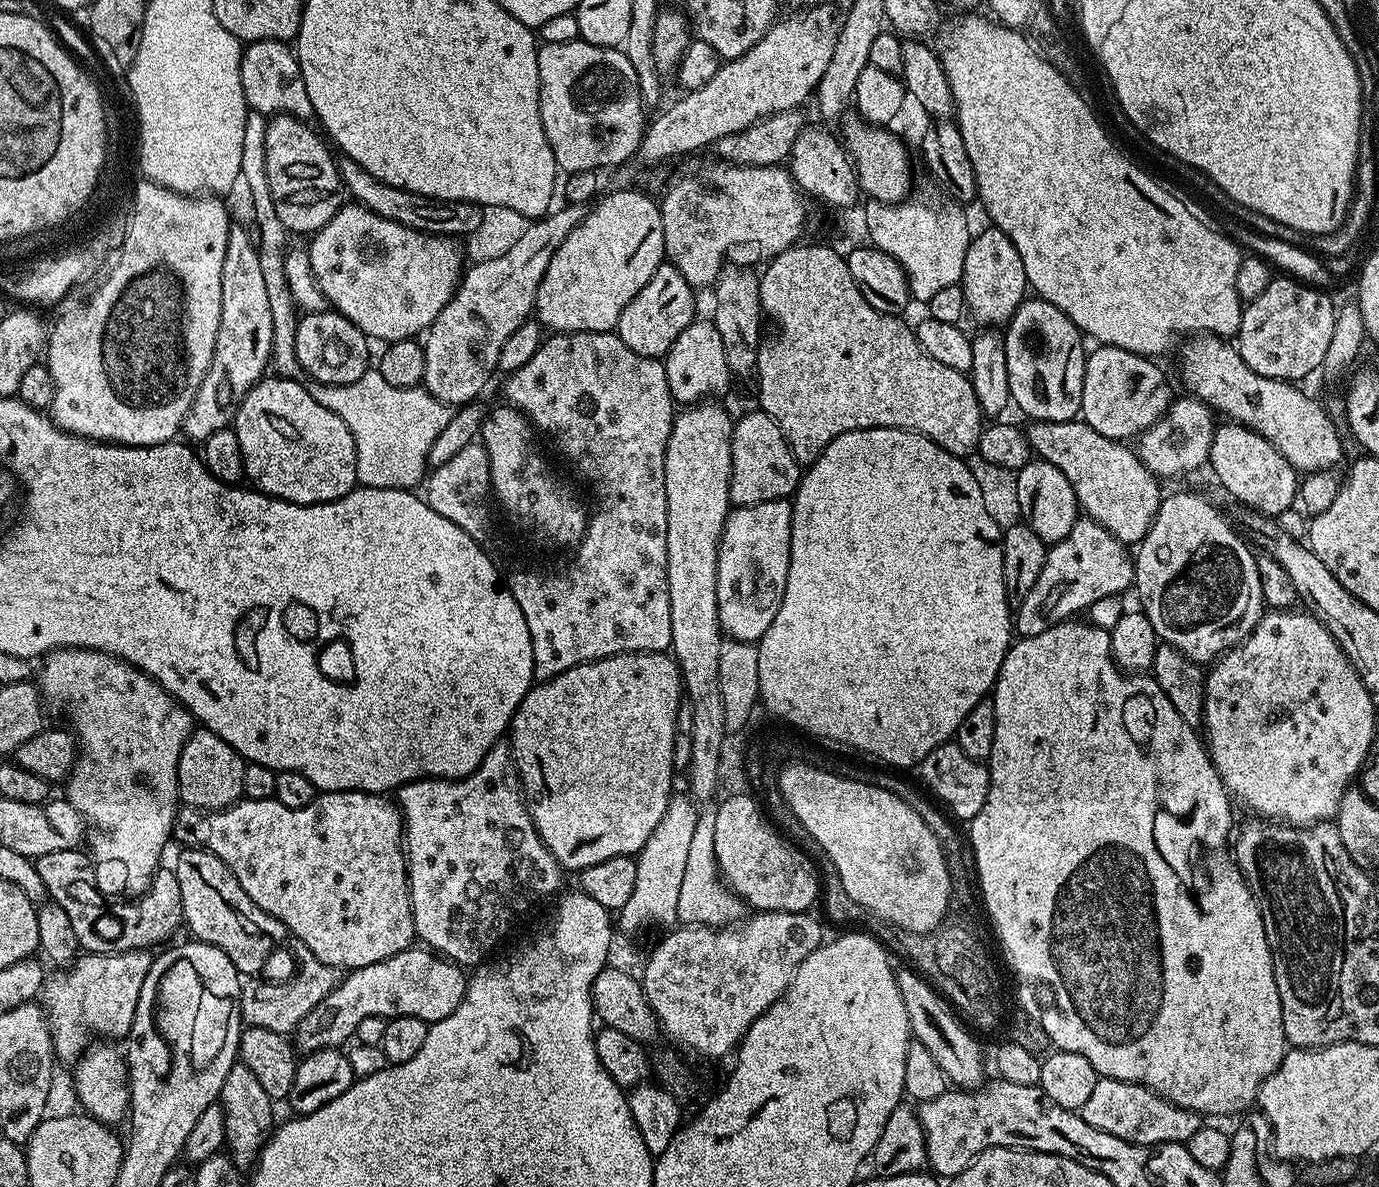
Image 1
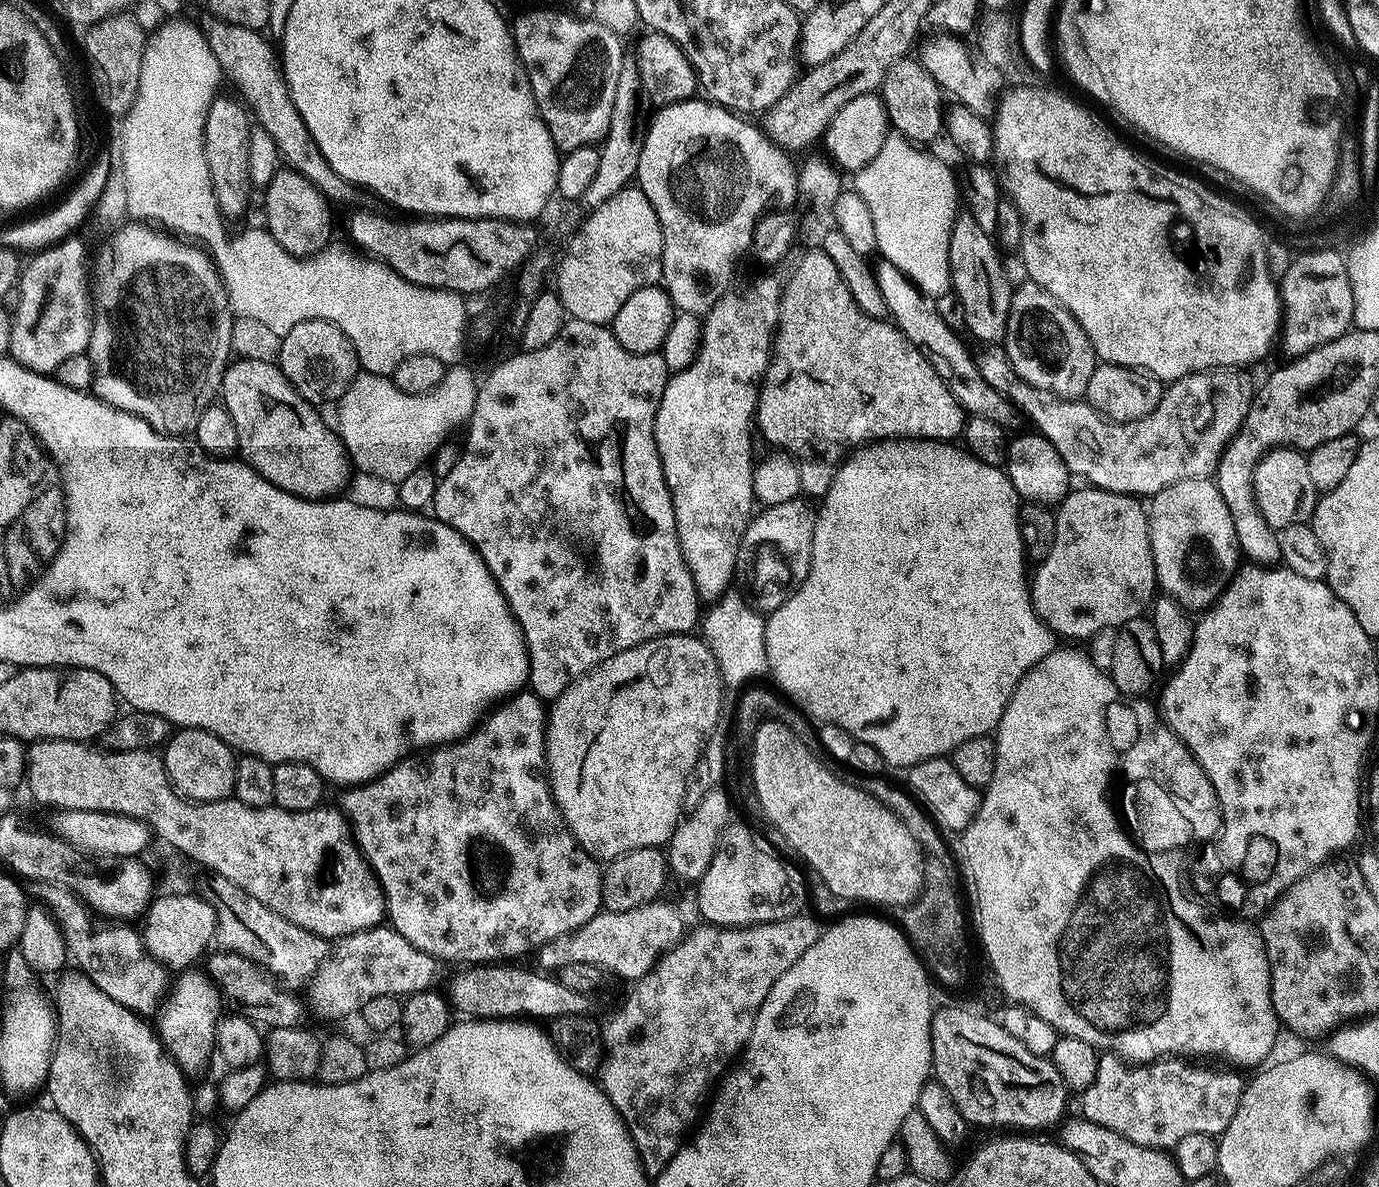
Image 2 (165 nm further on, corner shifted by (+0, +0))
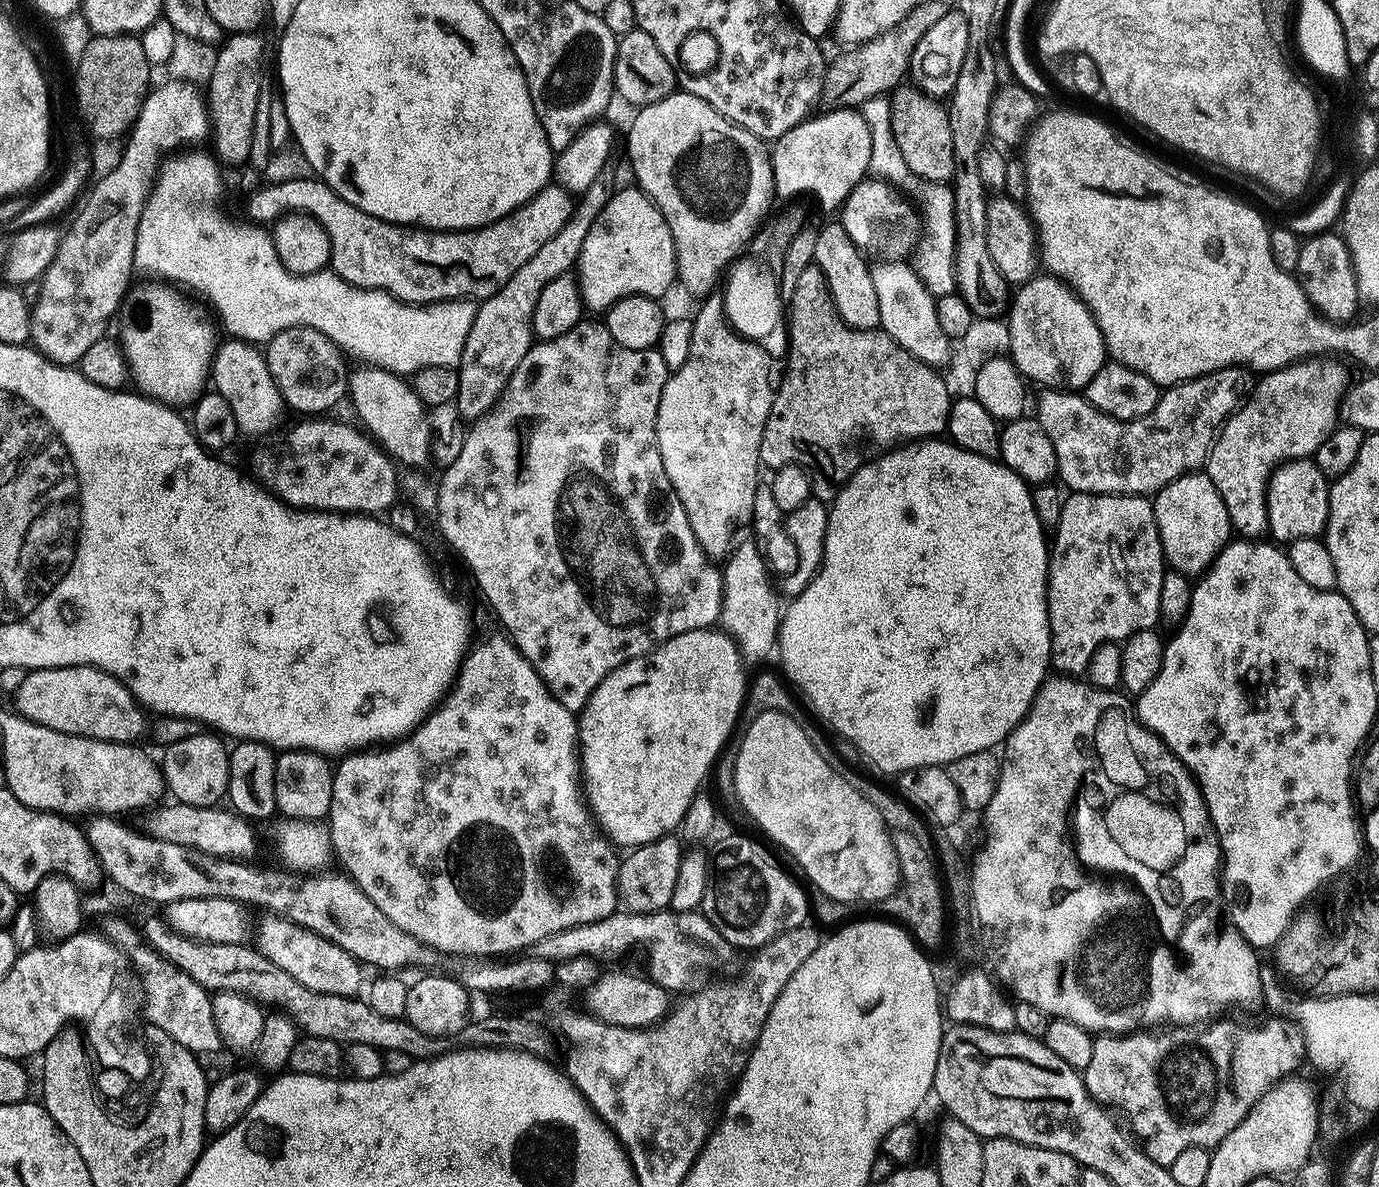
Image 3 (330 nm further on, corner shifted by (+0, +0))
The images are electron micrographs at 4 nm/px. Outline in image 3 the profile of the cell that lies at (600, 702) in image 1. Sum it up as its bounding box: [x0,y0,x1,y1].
[578,626,746,850]

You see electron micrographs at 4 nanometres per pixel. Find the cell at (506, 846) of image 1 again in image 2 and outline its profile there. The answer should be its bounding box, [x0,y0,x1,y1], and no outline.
[338,690,602,966]

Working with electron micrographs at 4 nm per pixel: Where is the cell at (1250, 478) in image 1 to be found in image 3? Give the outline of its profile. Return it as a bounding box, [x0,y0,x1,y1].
[1268,459,1329,542]

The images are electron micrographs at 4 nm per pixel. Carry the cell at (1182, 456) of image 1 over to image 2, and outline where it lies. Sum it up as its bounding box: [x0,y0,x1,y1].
[1014,369,1246,498]

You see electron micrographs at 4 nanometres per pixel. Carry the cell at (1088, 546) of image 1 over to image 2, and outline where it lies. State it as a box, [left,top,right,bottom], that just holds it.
[1030,486,1158,636]

